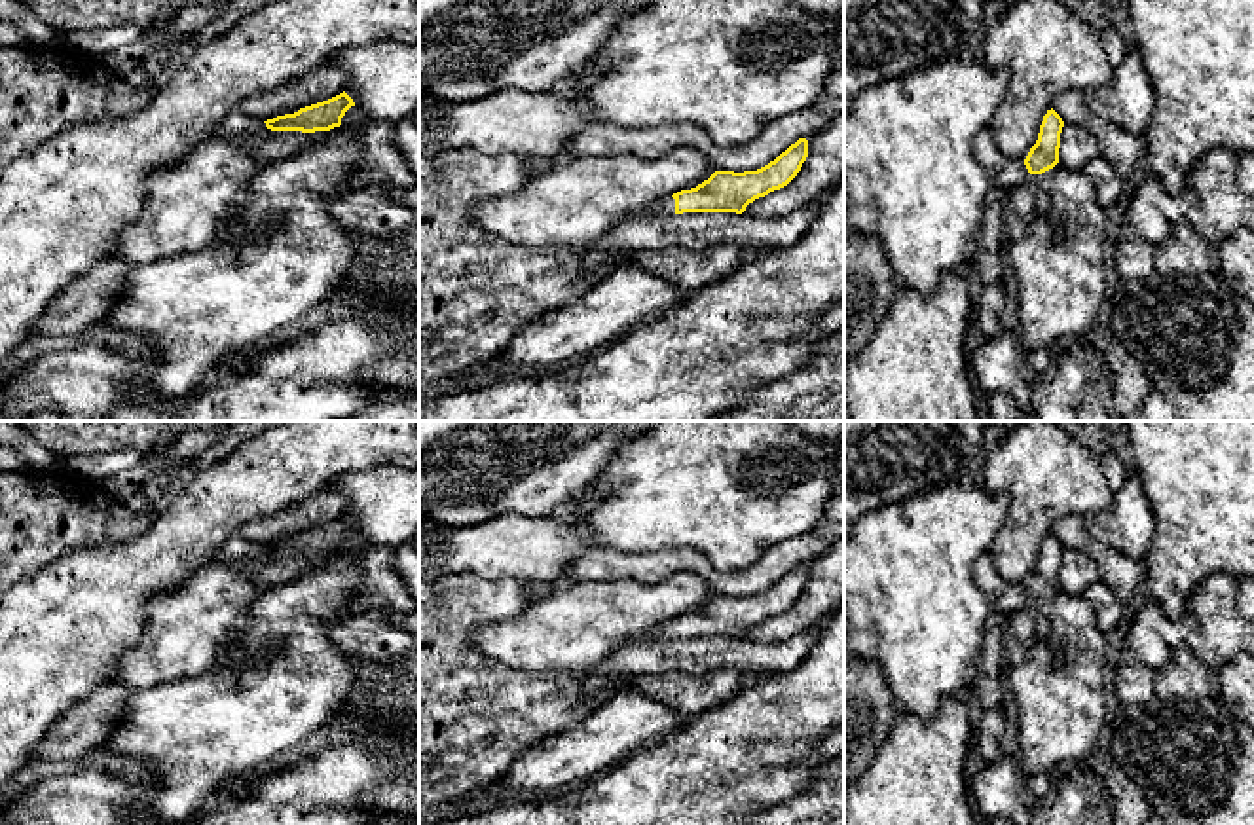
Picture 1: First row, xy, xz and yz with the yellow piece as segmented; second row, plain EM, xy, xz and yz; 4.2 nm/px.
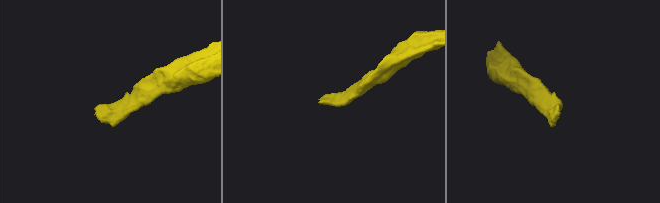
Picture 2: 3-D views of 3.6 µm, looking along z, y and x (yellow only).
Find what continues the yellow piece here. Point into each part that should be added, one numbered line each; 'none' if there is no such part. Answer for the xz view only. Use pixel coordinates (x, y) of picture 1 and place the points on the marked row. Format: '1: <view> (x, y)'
1: xz (666, 205)

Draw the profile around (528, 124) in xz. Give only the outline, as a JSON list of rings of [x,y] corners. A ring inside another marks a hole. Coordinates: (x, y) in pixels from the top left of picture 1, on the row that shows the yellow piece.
[[[508,87],[465,102],[419,93],[419,156],[467,148],[520,157],[565,157],[582,123],[579,102],[556,93]]]

